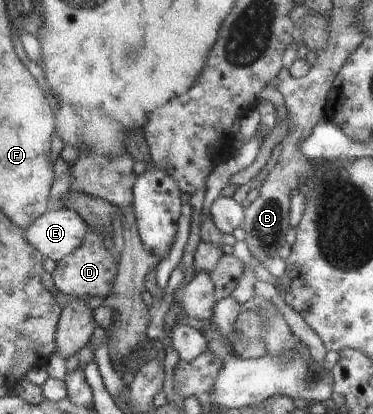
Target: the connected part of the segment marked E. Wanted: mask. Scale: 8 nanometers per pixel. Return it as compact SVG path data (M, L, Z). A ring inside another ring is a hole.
M55 207L45 212L30 228L24 231L27 238L43 255L53 261L59 261L76 252L85 243L89 224L75 210L65 207Z

